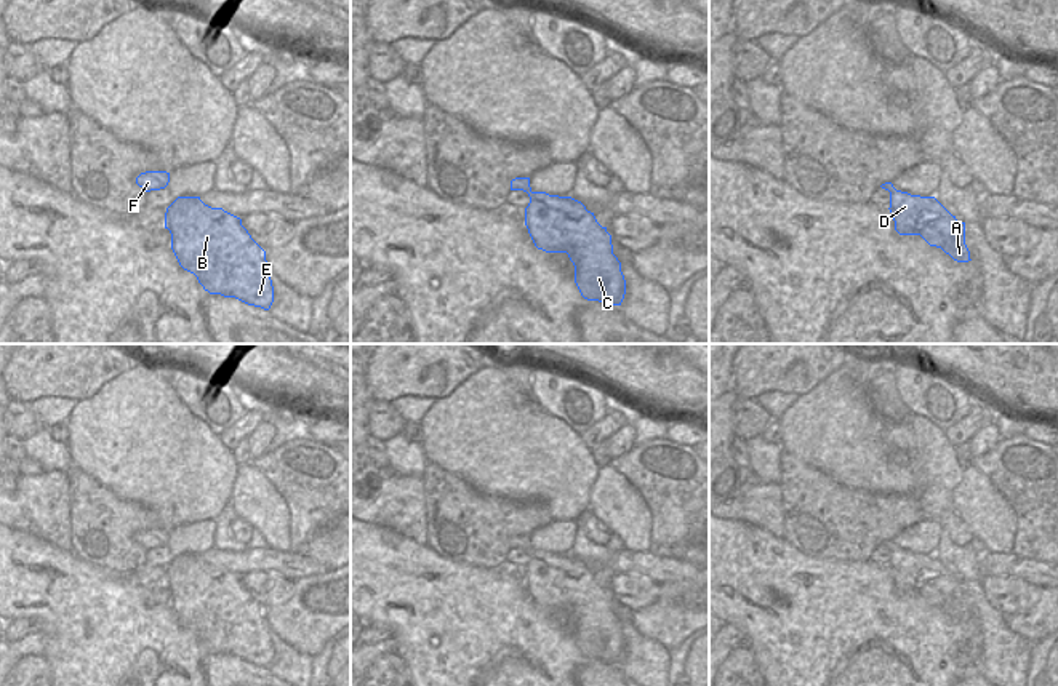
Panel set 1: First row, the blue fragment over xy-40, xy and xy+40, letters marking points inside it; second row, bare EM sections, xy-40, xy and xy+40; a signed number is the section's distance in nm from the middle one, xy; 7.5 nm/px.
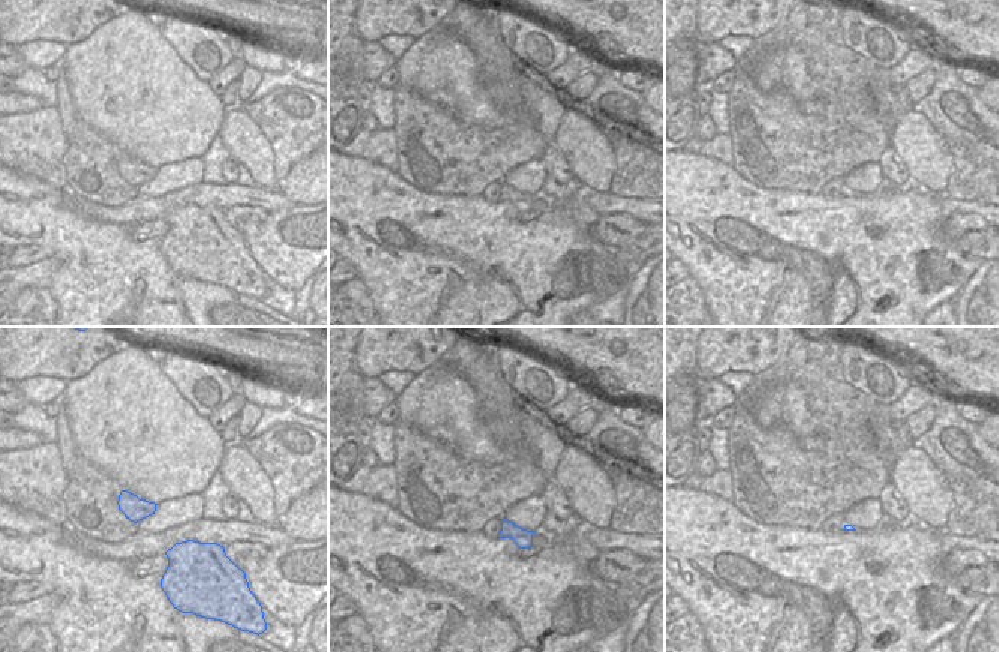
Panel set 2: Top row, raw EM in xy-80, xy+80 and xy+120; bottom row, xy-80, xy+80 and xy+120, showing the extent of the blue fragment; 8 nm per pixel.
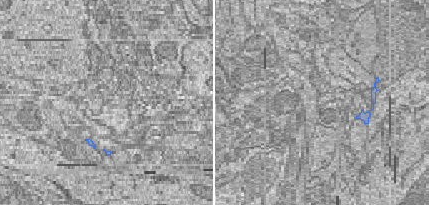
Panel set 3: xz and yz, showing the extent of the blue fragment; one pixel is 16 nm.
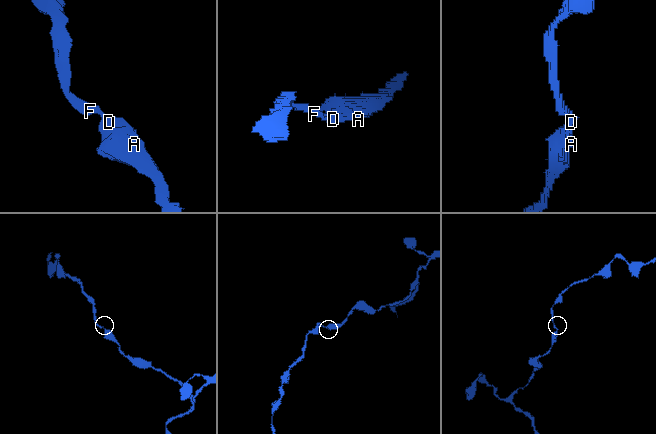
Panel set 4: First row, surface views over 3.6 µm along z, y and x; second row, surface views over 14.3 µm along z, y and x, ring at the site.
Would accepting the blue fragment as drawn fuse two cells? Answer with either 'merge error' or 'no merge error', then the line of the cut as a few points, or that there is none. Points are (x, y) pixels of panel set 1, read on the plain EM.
no merge error; no cut

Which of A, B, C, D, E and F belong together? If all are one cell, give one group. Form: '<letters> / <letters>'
A B C D E F

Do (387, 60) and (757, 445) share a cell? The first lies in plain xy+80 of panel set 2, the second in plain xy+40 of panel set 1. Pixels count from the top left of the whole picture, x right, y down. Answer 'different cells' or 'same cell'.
different cells

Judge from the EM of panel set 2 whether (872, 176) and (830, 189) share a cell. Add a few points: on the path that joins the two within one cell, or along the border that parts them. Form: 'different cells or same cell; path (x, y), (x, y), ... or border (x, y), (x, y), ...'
same cell; path (861, 180), (840, 183)

